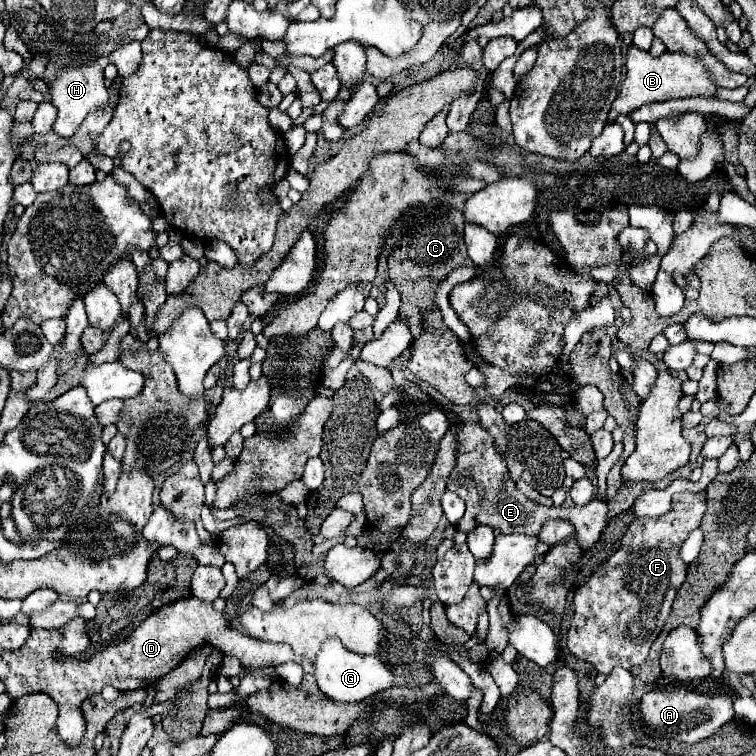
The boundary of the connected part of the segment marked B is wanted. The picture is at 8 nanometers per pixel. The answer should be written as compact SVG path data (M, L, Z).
M630 46L626 54L626 80L622 84L620 96L614 100L614 106L608 114L608 122L614 122L620 114L630 114L632 110L650 104L650 102L664 102L672 98L688 98L688 96L716 96L716 84L704 68L704 62L700 56L692 54L676 54L676 52L664 52L660 58L652 58L648 52Z

